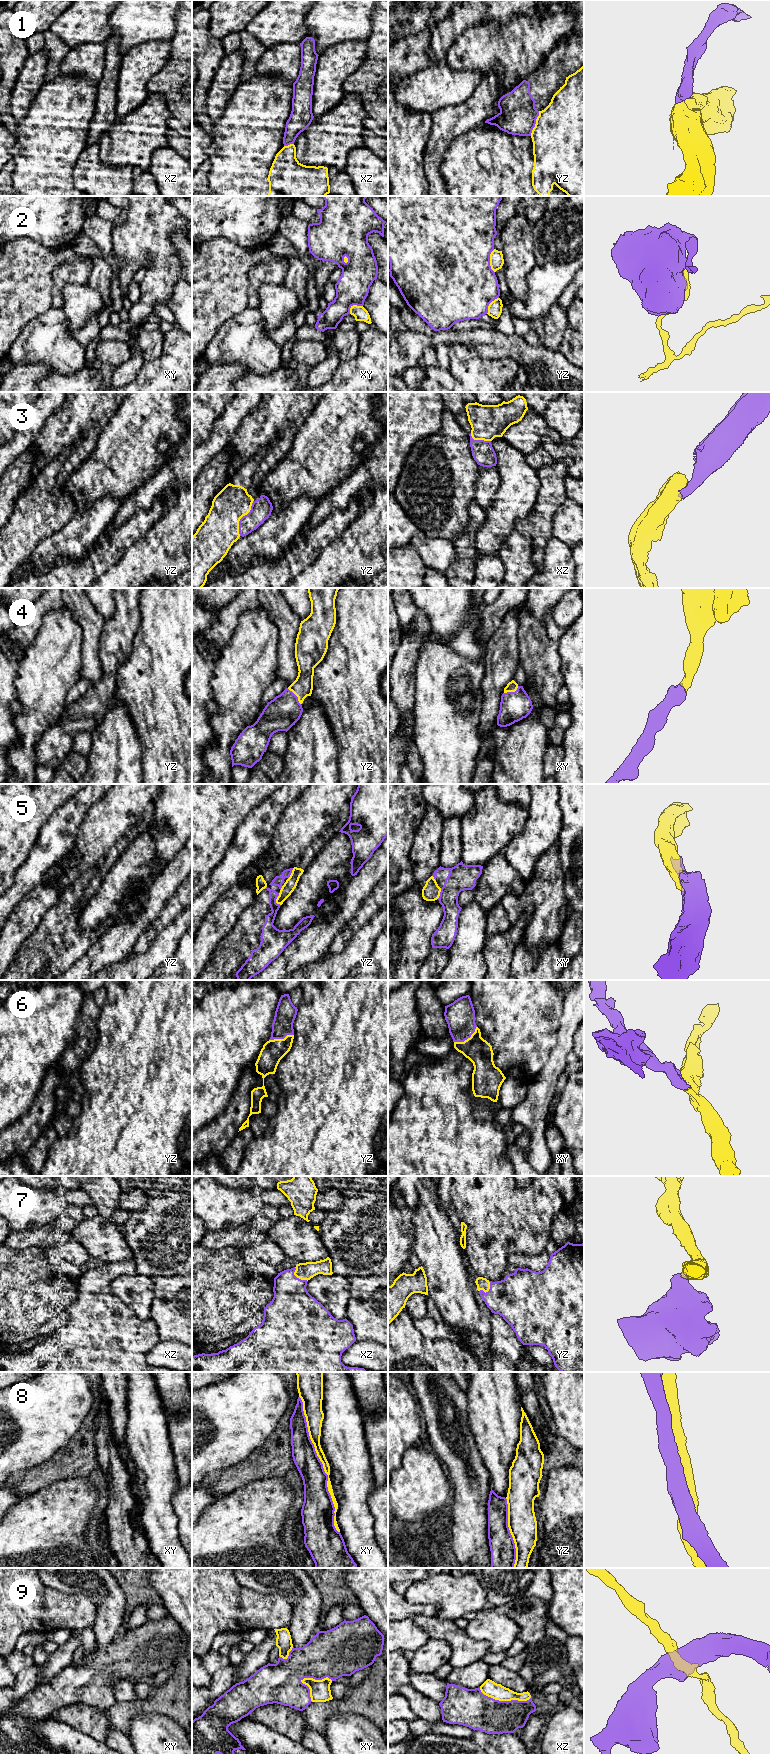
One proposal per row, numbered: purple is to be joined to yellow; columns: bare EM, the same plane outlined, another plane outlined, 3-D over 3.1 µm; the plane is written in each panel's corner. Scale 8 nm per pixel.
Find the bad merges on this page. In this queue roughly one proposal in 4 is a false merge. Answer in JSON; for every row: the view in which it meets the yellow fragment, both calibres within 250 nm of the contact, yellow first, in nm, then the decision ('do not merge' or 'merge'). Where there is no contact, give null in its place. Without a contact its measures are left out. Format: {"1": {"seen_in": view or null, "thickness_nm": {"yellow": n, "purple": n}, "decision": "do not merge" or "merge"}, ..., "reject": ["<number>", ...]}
{"1": {"seen_in": "yz", "thickness_nm": {"yellow": 500, "purple": 300}, "decision": "do not merge"}, "2": {"seen_in": "yz", "thickness_nm": {"yellow": 110, "purple": 500}, "decision": "do not merge"}, "3": {"seen_in": "yz", "thickness_nm": {"yellow": 300, "purple": 170}, "decision": "merge"}, "4": {"seen_in": "yz", "thickness_nm": {"yellow": 160, "purple": 280}, "decision": "merge"}, "5": {"seen_in": "yz", "thickness_nm": {"yellow": 90, "purple": 110}, "decision": "do not merge"}, "6": {"seen_in": "xy", "thickness_nm": {"yellow": 200, "purple": 240}, "decision": "merge"}, "7": {"seen_in": "xz", "thickness_nm": {"yellow": 140, "purple": 360}, "decision": "merge"}, "8": {"seen_in": "xy", "thickness_nm": {"yellow": 90, "purple": 200}, "decision": "do not merge"}, "9": {"seen_in": "xy", "thickness_nm": {"yellow": 160, "purple": 380}, "decision": "do not merge"}, "reject": ["1", "2", "5", "8", "9"]}

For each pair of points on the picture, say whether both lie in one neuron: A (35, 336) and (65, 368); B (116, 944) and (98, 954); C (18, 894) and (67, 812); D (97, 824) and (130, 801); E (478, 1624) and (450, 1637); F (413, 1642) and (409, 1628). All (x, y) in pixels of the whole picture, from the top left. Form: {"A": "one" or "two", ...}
{"A": "one", "B": "one", "C": "one", "D": "one", "E": "two", "F": "one"}

